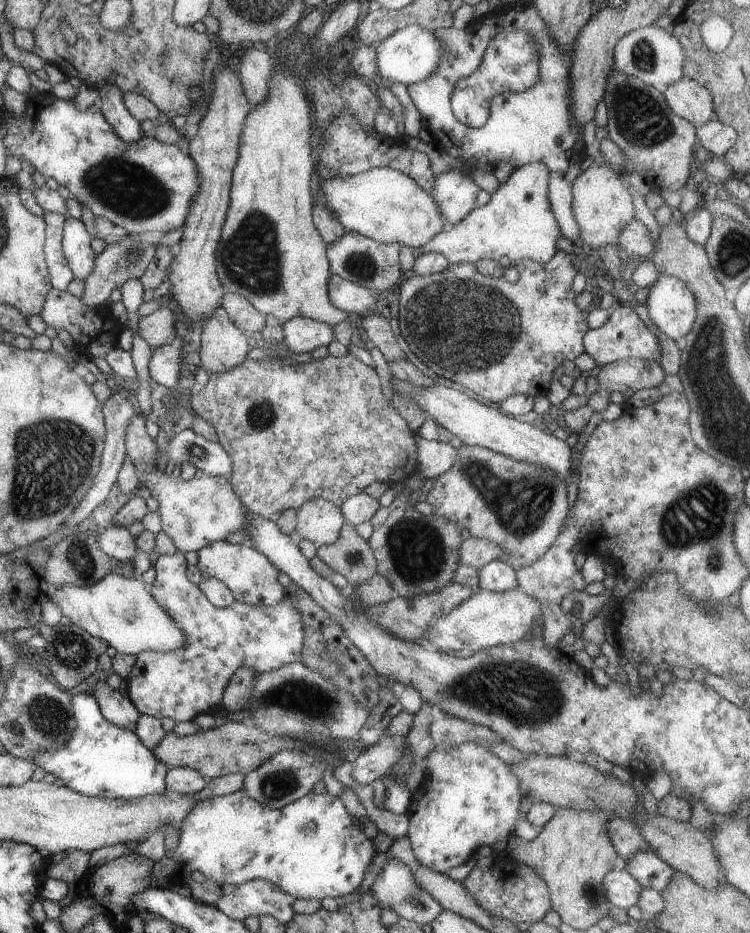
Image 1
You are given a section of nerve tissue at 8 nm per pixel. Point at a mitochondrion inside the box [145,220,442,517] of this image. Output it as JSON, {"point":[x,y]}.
{"point":[360,264]}

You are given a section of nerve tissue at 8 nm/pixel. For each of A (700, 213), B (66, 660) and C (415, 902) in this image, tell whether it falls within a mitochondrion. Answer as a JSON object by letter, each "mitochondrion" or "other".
{"A":"other","B":"mitochondrion","C":"mitochondrion"}

